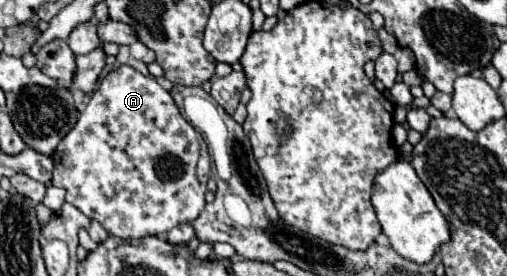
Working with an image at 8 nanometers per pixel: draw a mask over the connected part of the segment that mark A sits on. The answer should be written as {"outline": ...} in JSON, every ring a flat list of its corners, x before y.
{"outline":[[119,66,101,80,75,128,59,142,53,160,53,186,65,188,65,202,123,240,157,236,183,222,191,224,205,208,211,158,203,136,181,116,173,96,153,76,143,76,131,66]]}

